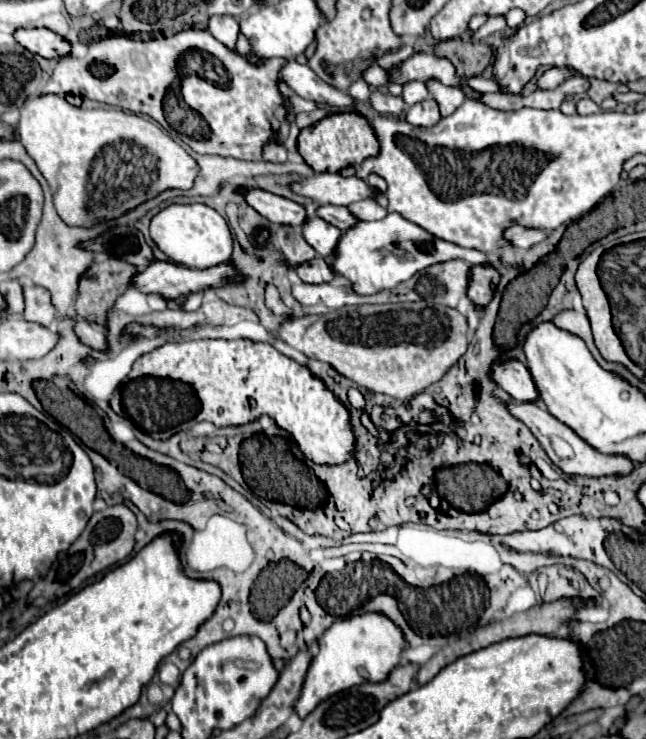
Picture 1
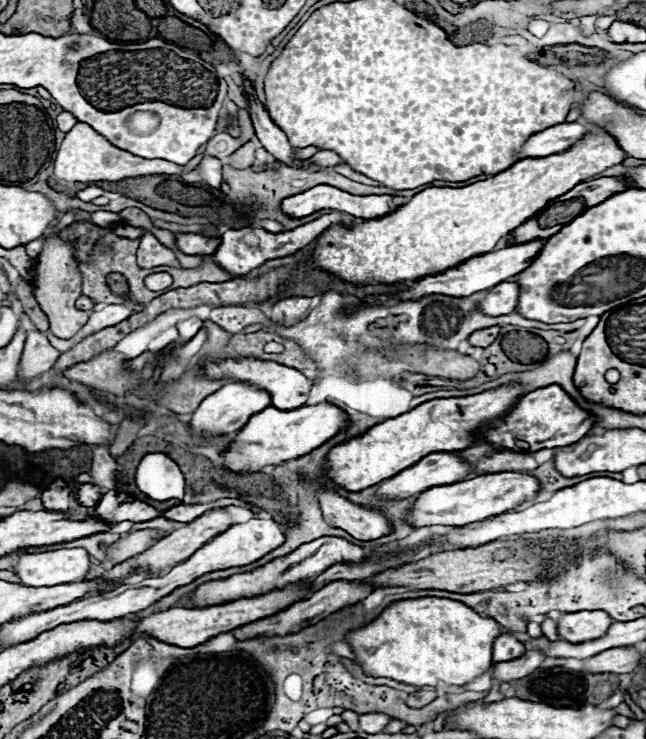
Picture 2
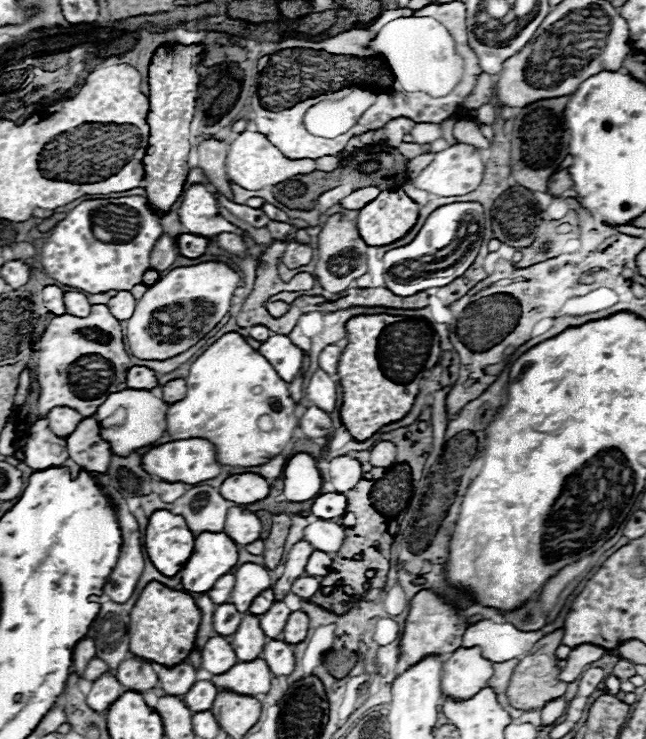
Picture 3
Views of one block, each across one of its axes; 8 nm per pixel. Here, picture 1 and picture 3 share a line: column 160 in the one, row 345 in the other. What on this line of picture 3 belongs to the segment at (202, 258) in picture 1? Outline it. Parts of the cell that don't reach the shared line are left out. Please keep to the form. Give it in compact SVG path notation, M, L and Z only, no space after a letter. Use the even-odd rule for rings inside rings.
M238 332L224 334L196 358L186 376L186 386L186 396L168 408L166 432L172 440L210 440L216 448L216 460L222 466L248 468L266 464L286 448L298 424L286 382ZM262 416L270 418L270 430L258 426Z

